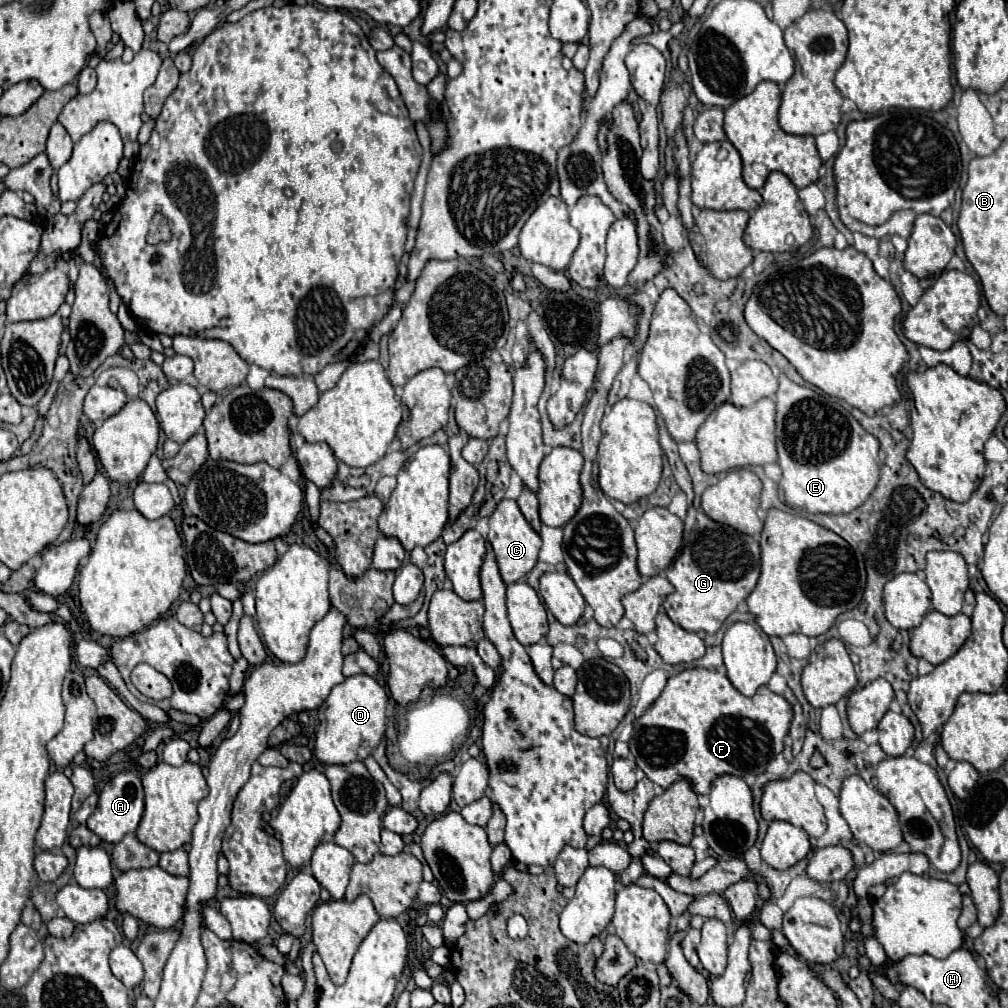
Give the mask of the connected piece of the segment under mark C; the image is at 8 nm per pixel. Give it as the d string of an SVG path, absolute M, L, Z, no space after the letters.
M502 499L496 505L494 513L490 515L488 541L494 549L496 563L500 567L500 575L502 575L504 583L516 583L524 575L528 575L532 571L532 567L536 565L536 561L538 561L538 551L540 551L540 545L542 545L540 535L530 527L530 523L524 519L518 503L512 501L512 499Z

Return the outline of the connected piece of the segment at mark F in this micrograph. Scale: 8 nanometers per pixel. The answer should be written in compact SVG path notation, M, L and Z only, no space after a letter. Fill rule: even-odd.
M686 669L668 679L666 689L656 699L654 707L648 709L634 723L634 733L630 739L630 751L634 755L636 765L648 775L650 781L668 789L678 777L686 777L692 783L696 793L708 793L710 783L718 775L738 775L744 777L748 773L764 773L768 763L782 753L784 737L788 735L792 721L792 705L782 697L772 693L768 687L760 687L754 697L742 695L734 689L724 673L714 669Z

